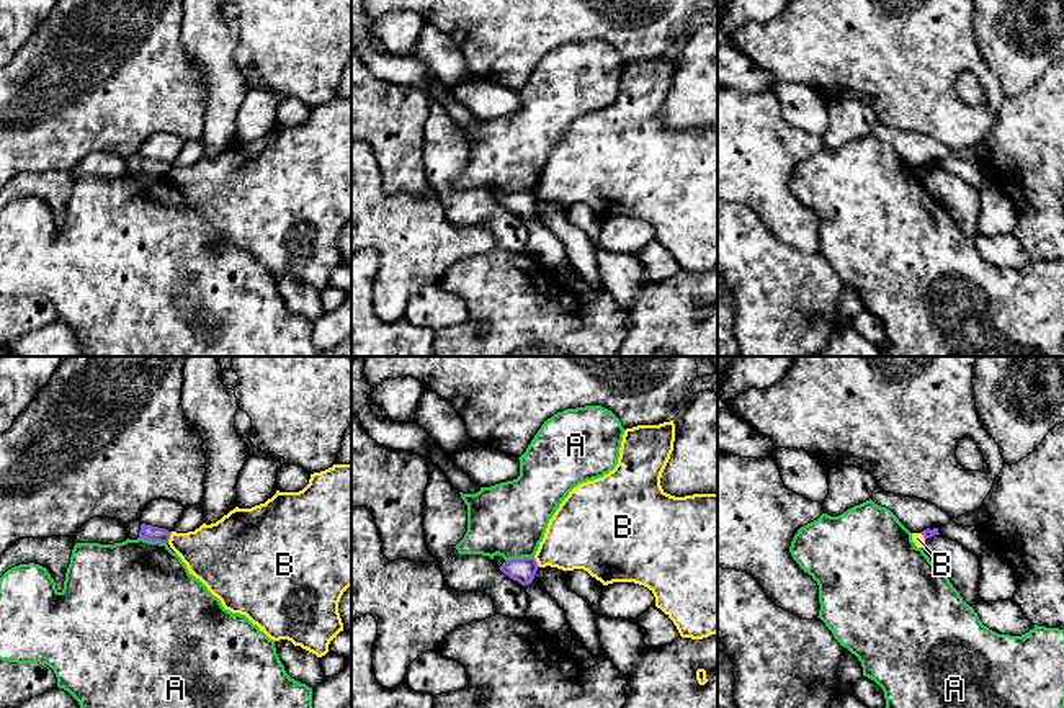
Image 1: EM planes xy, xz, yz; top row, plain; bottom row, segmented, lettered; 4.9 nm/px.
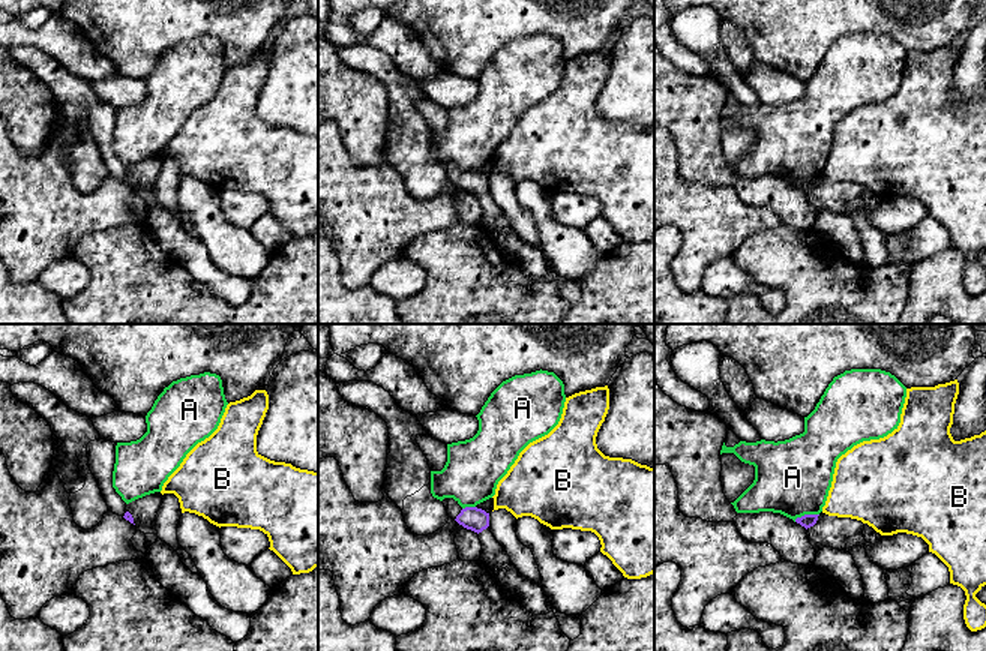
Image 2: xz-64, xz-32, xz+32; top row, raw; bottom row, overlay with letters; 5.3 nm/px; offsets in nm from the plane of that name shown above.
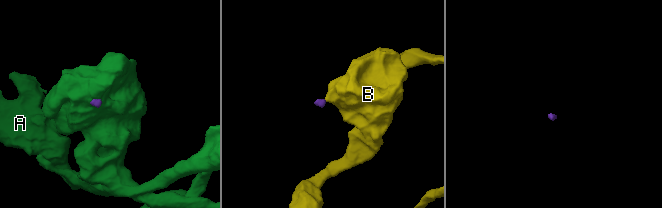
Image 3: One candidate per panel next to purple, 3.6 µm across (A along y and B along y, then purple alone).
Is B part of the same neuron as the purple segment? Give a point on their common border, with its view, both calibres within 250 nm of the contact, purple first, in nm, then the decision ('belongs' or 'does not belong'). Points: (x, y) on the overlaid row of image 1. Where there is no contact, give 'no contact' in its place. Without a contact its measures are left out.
xy (169, 537) | 80/300 nm | does not belong

